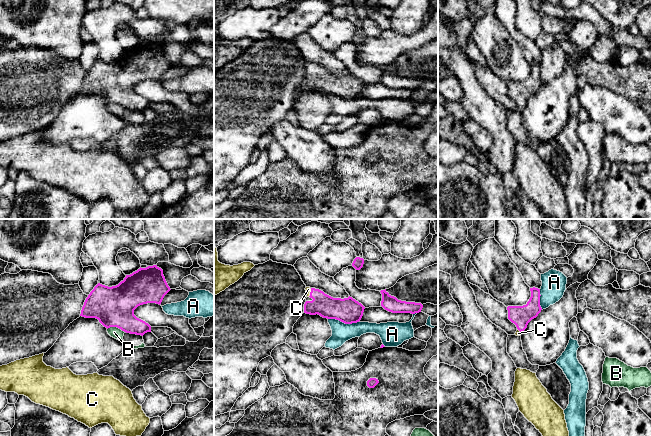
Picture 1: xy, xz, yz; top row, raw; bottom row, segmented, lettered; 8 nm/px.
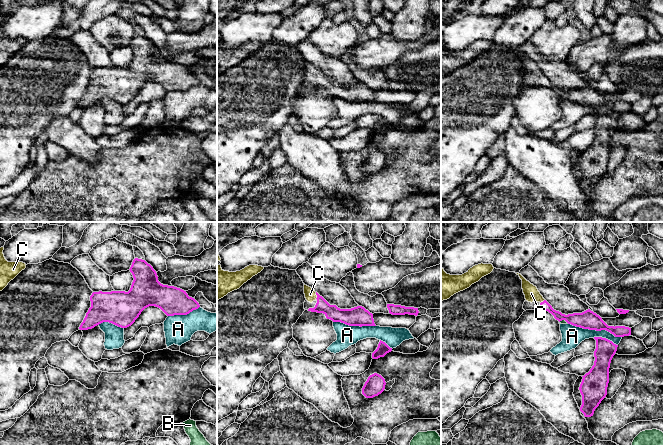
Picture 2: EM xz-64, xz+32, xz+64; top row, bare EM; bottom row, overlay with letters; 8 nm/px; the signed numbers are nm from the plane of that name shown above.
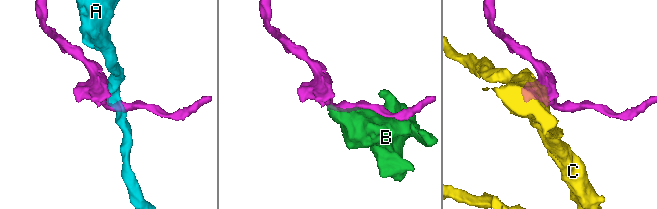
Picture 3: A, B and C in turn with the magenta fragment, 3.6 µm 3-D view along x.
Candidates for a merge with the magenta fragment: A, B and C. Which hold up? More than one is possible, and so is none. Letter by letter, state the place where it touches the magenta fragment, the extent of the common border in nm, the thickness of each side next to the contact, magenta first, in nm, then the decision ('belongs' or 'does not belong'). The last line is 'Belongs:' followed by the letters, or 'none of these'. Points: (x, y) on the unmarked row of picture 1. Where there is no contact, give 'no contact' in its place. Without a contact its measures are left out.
A: xz (343, 98) | 260 nm | 200/160 nm | does not belong
B: xy (116, 102) | 150 nm | 320/90 nm | does not belong
C: xz (310, 68) | 80 nm | 180/50 nm | belongs
Belongs: C

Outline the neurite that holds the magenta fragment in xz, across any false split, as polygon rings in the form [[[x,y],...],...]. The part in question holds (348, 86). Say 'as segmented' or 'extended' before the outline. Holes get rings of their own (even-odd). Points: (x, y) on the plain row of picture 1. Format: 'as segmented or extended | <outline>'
extended | [[[306,63],[307,73],[312,77],[304,80],[304,89],[310,91],[320,91],[327,95],[336,95],[345,100],[357,99],[361,96],[365,83],[353,75],[333,74],[323,67],[315,64]]]

